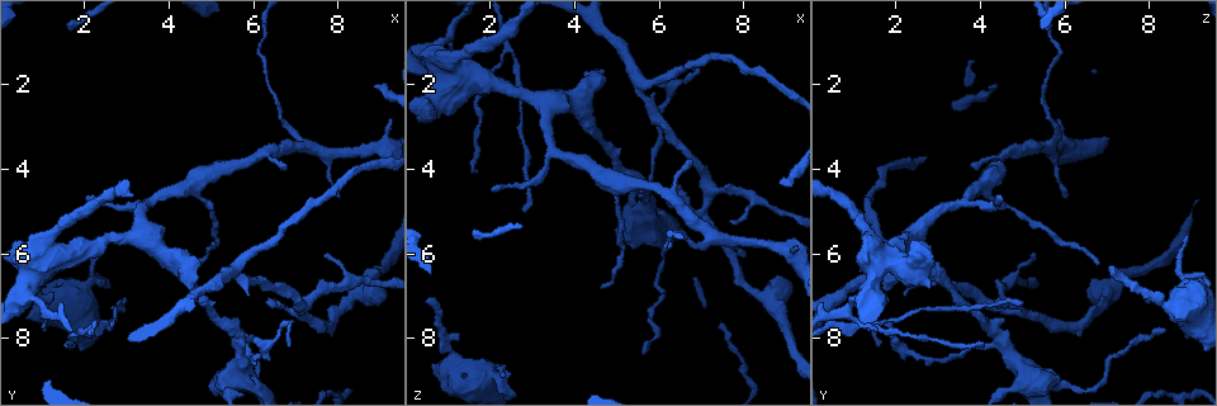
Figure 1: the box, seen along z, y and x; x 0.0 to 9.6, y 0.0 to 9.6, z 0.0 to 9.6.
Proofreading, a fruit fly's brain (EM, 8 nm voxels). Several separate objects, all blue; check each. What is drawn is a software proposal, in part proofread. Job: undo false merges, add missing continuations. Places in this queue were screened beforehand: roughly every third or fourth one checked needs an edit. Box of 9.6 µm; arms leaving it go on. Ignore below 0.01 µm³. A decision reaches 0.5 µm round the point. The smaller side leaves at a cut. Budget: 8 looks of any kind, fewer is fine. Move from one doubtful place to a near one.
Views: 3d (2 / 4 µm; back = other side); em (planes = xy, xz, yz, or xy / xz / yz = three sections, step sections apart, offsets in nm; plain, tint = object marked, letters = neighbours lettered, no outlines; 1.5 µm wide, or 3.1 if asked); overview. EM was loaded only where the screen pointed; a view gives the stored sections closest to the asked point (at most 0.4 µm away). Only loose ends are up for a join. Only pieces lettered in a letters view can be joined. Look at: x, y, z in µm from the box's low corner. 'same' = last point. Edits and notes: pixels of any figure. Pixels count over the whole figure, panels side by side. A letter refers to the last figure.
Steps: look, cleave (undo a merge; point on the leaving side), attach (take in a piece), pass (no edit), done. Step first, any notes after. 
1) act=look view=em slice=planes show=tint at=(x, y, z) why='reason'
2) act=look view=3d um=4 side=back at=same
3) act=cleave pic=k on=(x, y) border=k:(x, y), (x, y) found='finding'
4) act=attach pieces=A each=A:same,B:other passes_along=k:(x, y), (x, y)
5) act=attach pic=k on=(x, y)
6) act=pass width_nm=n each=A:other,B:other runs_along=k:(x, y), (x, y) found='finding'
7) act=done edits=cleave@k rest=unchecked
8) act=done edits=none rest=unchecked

act=look view=em slice=xz step=4 show=letters at=(6.75, 7.65, 1.90) why='abrupt turn'

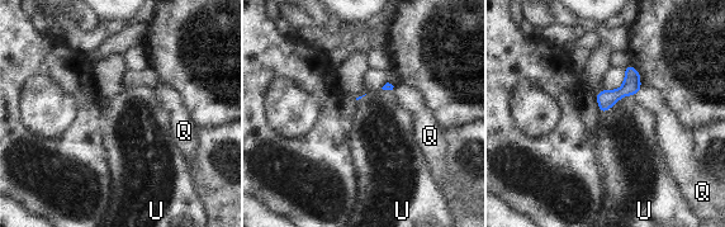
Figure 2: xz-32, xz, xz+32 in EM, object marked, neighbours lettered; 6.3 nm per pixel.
act=look view=em slice=planes show=letters at=same

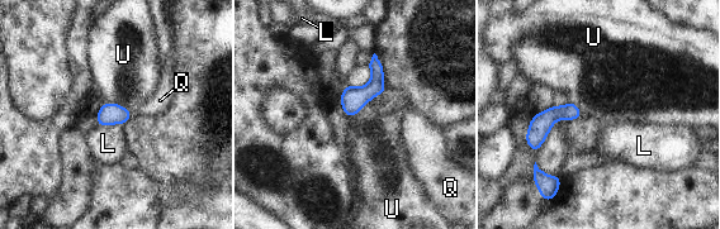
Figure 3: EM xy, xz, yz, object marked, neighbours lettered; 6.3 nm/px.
act=pass width_nm=130 each=L:other,Q:other,U:other runs_along=3:(576, 110), (555, 113), (531, 143) found='all the same cell'

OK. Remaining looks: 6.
act=look view=3d um=4 at=(8.35, 7.10, 6.95) why='a fork'

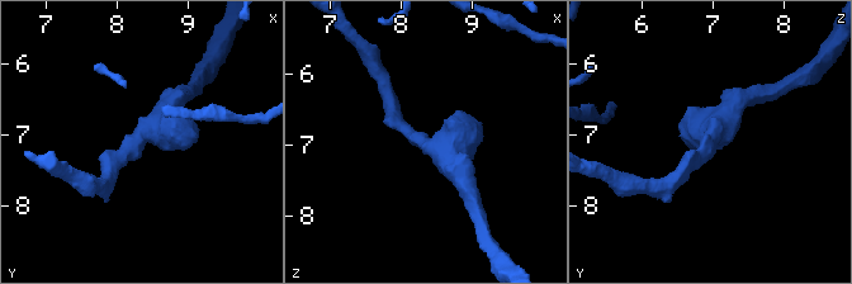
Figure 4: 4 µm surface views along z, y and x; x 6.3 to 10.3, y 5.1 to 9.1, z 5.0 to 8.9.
act=look view=em slice=planes show=tint at=(8.40, 7.00, 7.00)

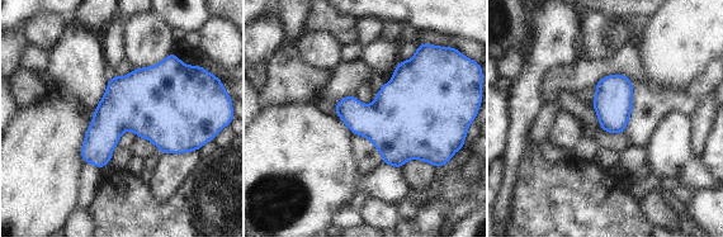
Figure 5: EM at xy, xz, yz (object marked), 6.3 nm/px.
act=look view=em slice=planes show=letters at=same

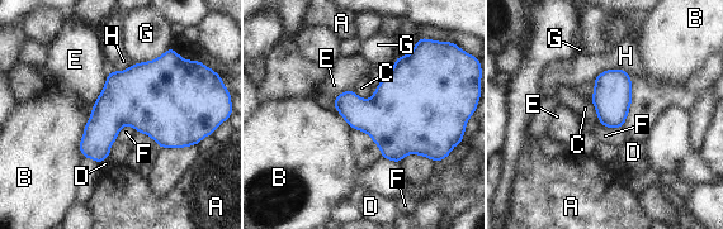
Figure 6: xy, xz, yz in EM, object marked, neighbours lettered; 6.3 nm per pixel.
act=pass each=A:other,B:other,C:other,D:other,E:other,F:other,G:other,H:other border=6:(353, 89), (363, 99), (374, 95) found='continuous, no second cell'

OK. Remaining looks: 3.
act=look view=em slice=yz step=4 show=letters at=(2.30, 5.60, 8.95)

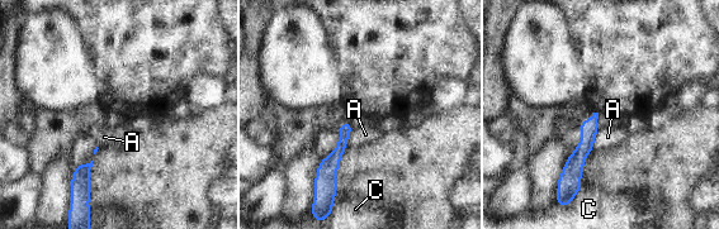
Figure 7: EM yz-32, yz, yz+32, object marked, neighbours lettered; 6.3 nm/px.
act=look view=em slice=planes show=letters at=same

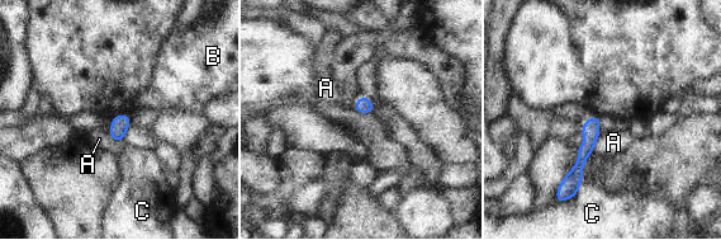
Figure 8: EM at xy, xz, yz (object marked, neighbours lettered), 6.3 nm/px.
act=pass width_nm=100 longest_contact=C:360nm each=A:other,B:other,C:other found='none of them fits'

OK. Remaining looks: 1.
act=done edits=none rest=unchecked

